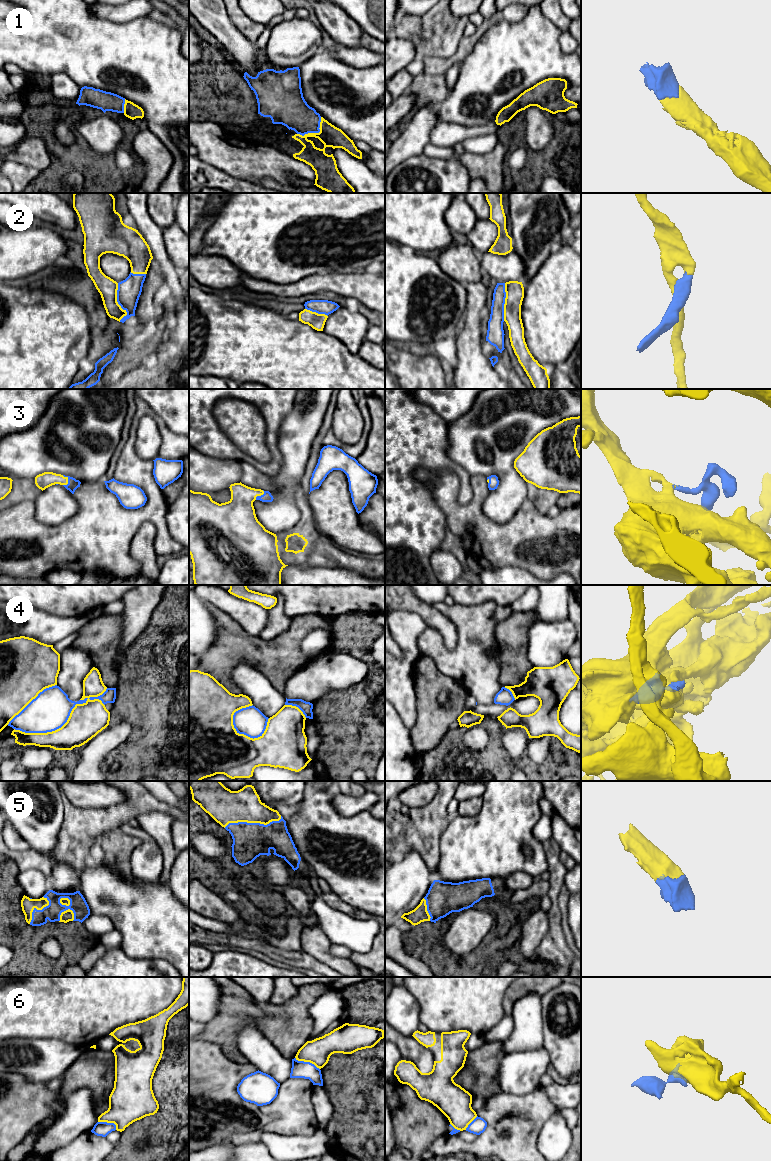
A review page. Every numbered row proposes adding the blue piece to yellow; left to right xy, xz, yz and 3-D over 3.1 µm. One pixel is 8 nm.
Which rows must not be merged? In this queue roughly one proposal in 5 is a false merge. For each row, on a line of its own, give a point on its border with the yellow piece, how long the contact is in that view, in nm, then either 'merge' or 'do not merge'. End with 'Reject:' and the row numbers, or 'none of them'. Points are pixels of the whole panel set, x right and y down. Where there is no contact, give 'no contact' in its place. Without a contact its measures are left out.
1: meets yellow in xz at (315, 133); contact 240 nm long; merge
2: meets yellow in xy at (117, 302); contact 320 nm long; merge
3: meets yellow in xy at (67, 479); contact 90 nm long; merge
4: meets yellow in xy at (65, 723); contact 800 nm long; do not merge
5: meets yellow in xz at (253, 822); contact 480 nm long; merge
6: meets yellow in xz at (307, 1061); contact 220 nm long; do not merge
Reject: 4, 6

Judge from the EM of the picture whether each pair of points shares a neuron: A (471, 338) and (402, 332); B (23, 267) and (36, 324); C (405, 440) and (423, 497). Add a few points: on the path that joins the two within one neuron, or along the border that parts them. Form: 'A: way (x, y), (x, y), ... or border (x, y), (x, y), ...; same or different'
A: border (466, 313), (463, 326), (457, 335); different
B: border (10, 282), (17, 283); different
C: way (405, 454), (405, 479), (409, 483); same

